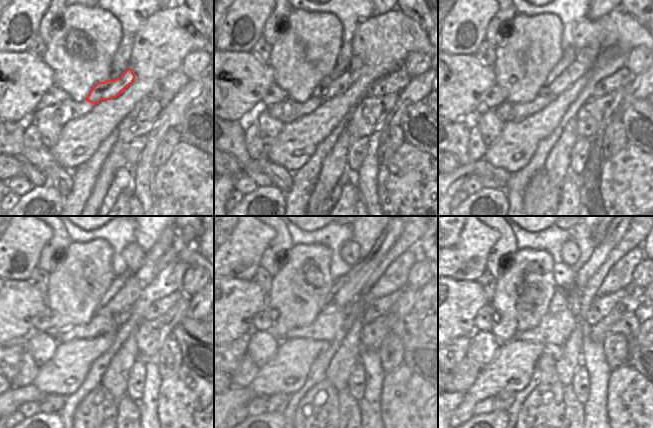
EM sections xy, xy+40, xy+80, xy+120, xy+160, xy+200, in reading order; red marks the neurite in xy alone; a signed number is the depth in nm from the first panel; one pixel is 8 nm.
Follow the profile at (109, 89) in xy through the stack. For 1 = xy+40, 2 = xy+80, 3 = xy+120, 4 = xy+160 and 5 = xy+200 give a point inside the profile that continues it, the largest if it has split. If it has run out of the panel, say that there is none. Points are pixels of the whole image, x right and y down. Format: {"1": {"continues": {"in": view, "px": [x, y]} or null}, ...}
{"1": {"continues": {"in": "xy+40", "px": [338, 81]}}, "2": {"continues": {"in": "xy+80", "px": [574, 63]}}, "3": {"continues": {"in": "xy+120", "px": [125, 289]}}, "4": {"continues": {"in": "xy+160", "px": [347, 288]}}, "5": {"continues": {"in": "xy+200", "px": [612, 236]}}}

